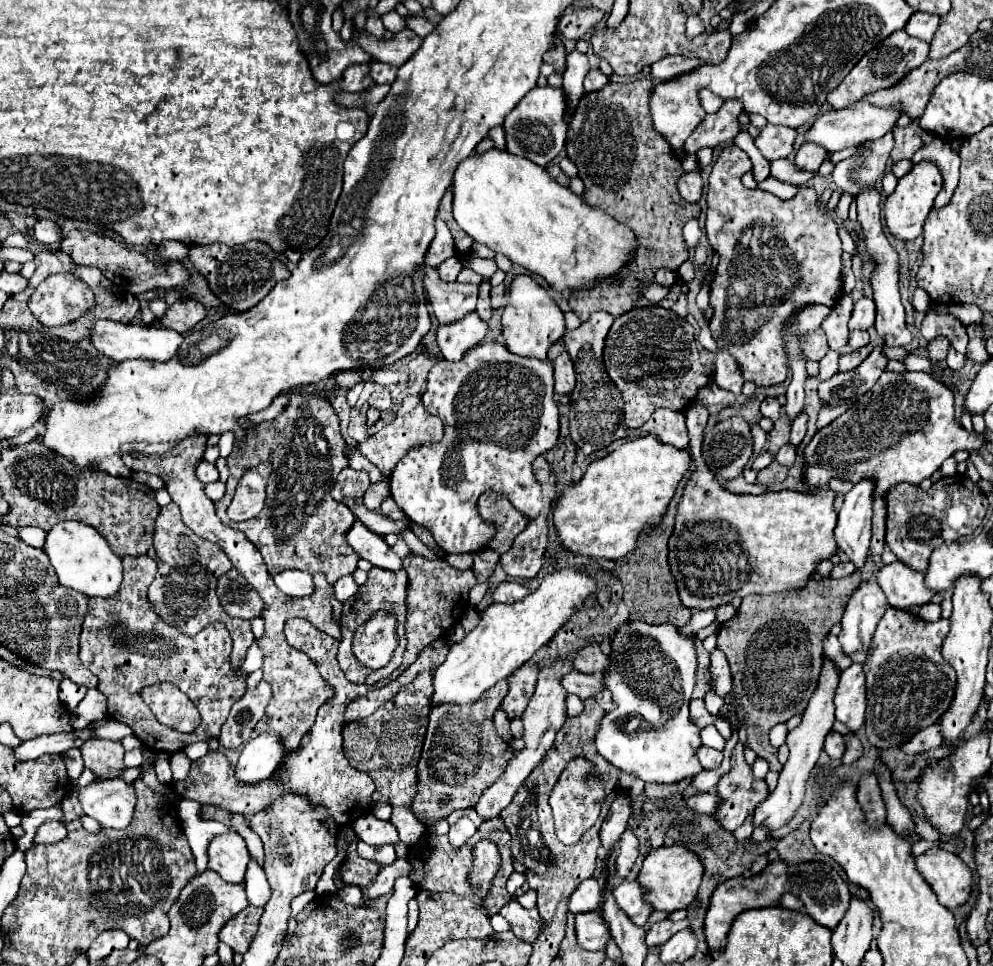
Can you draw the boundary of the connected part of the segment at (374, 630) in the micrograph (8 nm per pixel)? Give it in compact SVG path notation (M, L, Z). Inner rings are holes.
M376 611L356 631L352 651L366 667L382 669L392 659L396 645L396 617L388 611Z

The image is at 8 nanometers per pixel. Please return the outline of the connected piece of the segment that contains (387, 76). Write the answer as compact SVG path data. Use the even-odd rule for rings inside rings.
M370 63L370 75L376 83L392 83L396 79L396 71L398 67L386 65L386 63Z

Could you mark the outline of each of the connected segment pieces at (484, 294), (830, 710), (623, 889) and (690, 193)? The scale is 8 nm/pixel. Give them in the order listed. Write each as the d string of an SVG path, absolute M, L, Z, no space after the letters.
M490 283L480 285L480 295L478 295L478 307L476 313L480 315L482 321L488 321L492 317L492 305L490 305Z
M824 661L824 669L822 669L822 675L820 675L820 683L818 683L818 689L816 693L812 695L804 715L802 715L802 723L788 733L788 747L790 747L790 757L786 761L786 765L782 767L780 771L780 777L778 777L778 787L774 793L770 793L770 797L760 803L754 811L754 827L758 825L764 825L768 829L778 829L782 827L784 823L788 823L796 809L800 807L802 799L804 799L804 787L806 787L806 779L812 771L812 767L816 765L818 757L820 757L820 751L822 751L822 745L824 745L824 737L828 735L828 731L832 729L836 717L834 717L834 693L836 693L836 685L838 685L838 671L834 669L834 663L832 661Z
M622 881L614 891L614 897L620 909L640 927L644 927L650 913L654 911L650 903L644 901L644 893L646 891L638 885L638 881Z
M692 171L692 173L684 173L678 181L678 189L680 189L680 195L688 201L688 203L698 203L700 197L702 197L702 177L700 177L700 171Z

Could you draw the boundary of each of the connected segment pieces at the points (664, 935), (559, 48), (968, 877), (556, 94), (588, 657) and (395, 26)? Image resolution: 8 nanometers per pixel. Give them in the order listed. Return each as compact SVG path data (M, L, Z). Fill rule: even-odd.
M664 919L661 922L655 923L646 934L647 946L649 948L661 946L675 933L682 929L688 928L689 925L690 922L688 919L680 920L677 923Z
M556 37L554 49L548 51L548 53L544 53L544 61L546 61L546 63L552 63L556 71L562 71L562 69L564 69L564 59L566 59L566 51L564 51L562 39Z
M930 849L916 857L916 867L932 885L940 905L948 909L966 905L972 895L972 871L958 855L946 849Z
M534 87L526 97L510 111L504 119L506 151L512 155L522 155L540 167L546 167L564 147L566 127L568 127L568 95L562 87Z
M592 643L578 651L574 657L574 669L580 673L604 673L608 669L610 659L602 653L598 643Z
M392 11L392 13L384 13L384 15L382 15L382 23L384 23L384 27L386 27L390 33L398 33L398 31L408 29L404 17L400 17L396 11Z

